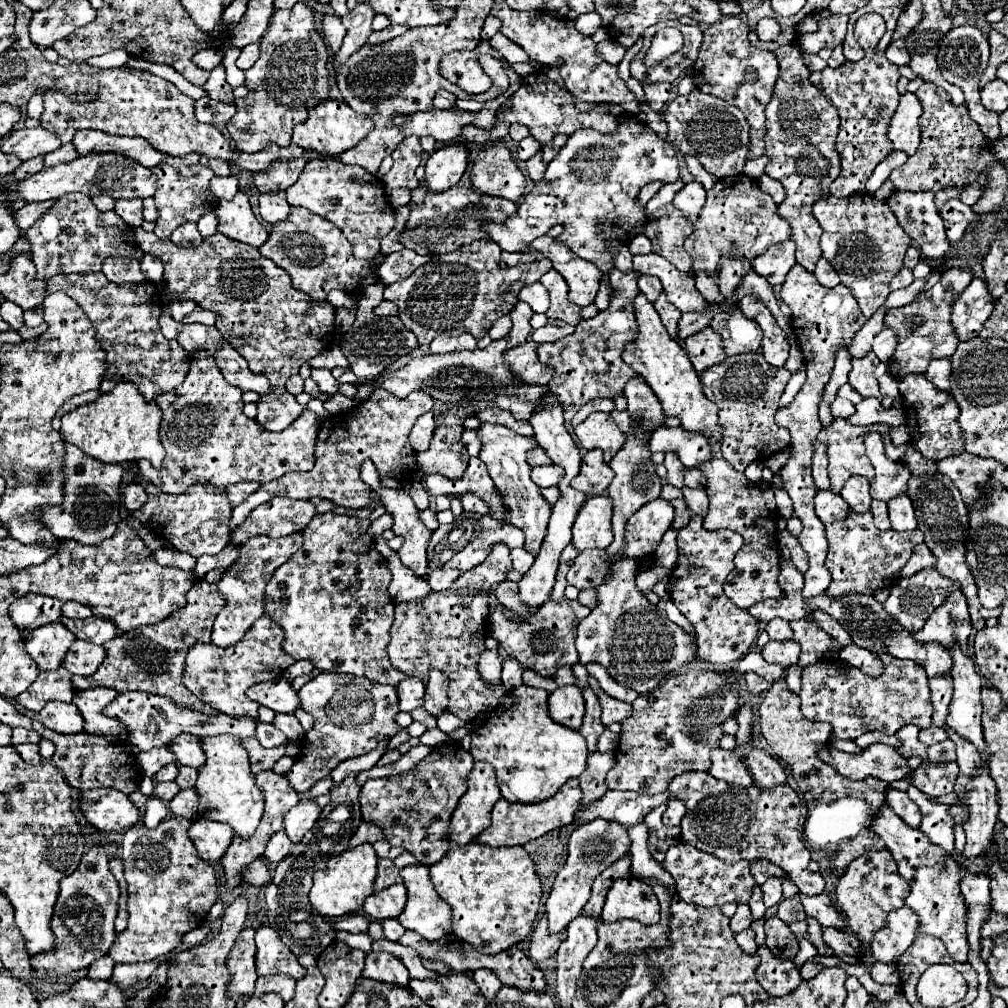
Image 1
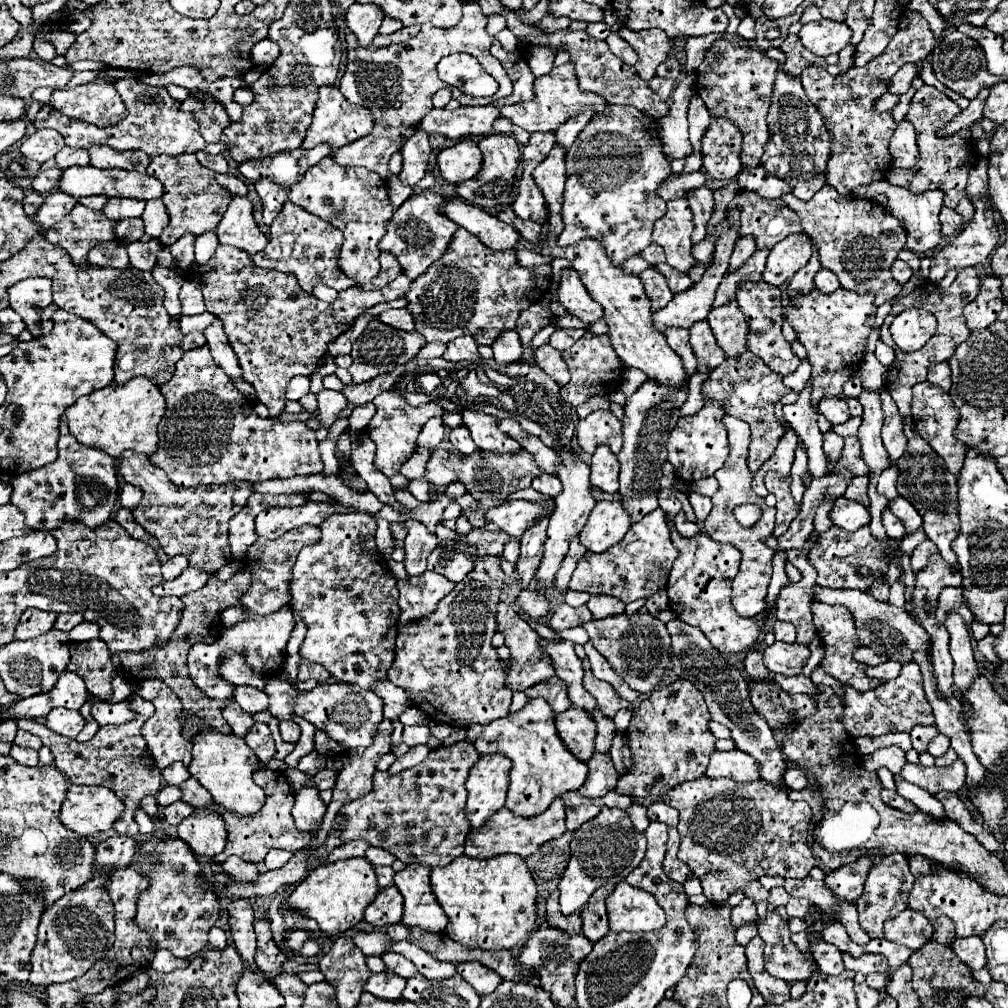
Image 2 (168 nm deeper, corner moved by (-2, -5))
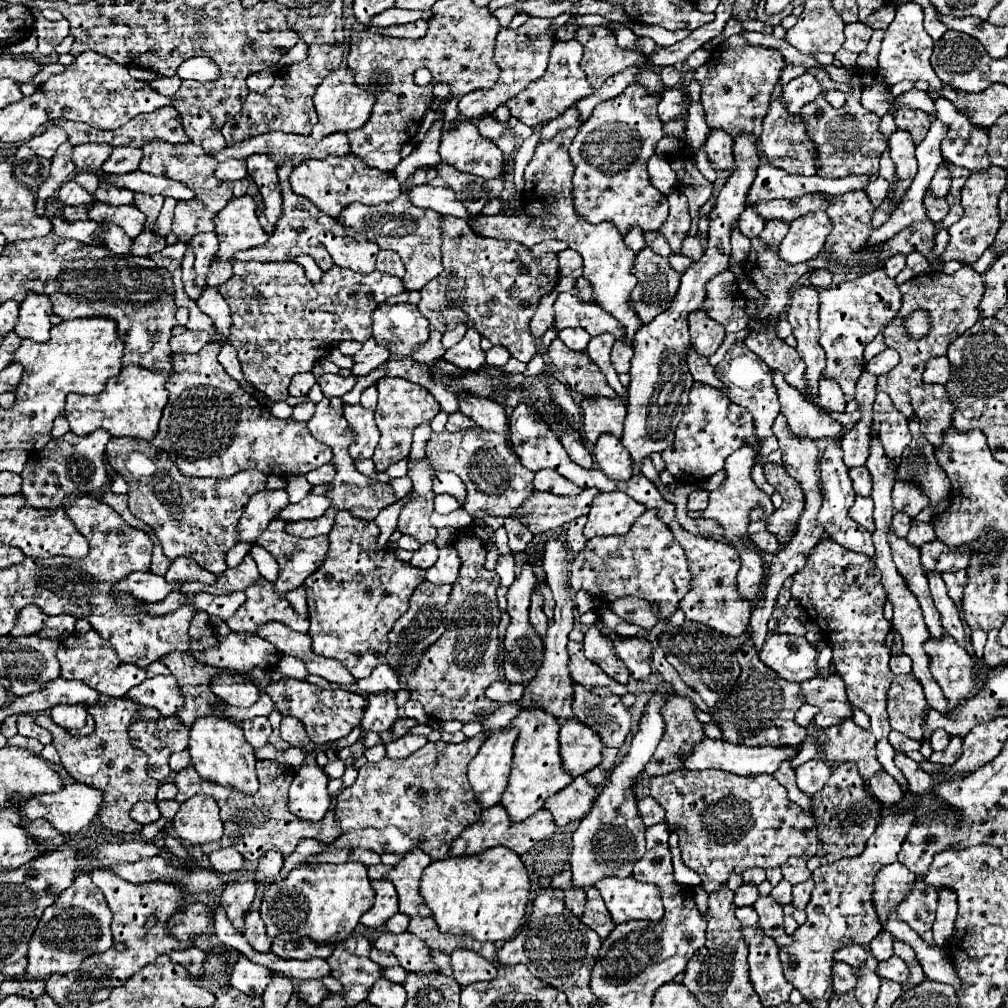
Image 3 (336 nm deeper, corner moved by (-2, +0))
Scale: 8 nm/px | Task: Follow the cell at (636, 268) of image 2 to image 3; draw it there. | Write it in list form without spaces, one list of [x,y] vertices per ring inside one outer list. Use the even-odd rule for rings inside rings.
[[[633,227],[633,229],[625,235],[625,245],[627,245],[631,251],[635,251],[635,253],[639,253],[641,249],[645,249],[647,245],[645,245],[645,239],[643,239],[643,231],[641,231],[639,227]]]

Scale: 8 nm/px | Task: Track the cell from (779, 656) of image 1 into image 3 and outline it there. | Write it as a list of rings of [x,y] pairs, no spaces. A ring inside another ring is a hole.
[[[773,633],[767,637],[759,659],[787,681],[805,681],[817,673],[817,649],[797,635]]]

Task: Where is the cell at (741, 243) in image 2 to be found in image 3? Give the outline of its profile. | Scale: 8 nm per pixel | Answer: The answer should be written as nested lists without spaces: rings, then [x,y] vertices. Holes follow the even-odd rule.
[[[747,207],[743,213],[741,213],[741,219],[739,219],[739,231],[749,237],[749,239],[755,239],[765,227],[765,221],[757,215],[757,211],[751,211],[751,207]]]

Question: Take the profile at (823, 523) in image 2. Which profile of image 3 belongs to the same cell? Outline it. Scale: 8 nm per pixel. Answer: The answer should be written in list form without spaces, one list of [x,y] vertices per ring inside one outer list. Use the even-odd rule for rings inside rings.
[[[833,441],[831,445],[827,445],[827,449],[823,451],[823,457],[819,461],[819,477],[821,477],[821,495],[823,495],[823,505],[817,513],[817,521],[823,525],[825,533],[839,545],[843,545],[845,549],[851,549],[851,551],[857,551],[857,553],[863,553],[863,555],[869,555],[873,557],[873,541],[871,541],[871,533],[865,531],[859,523],[851,521],[847,511],[849,507],[853,505],[853,499],[855,499],[855,491],[851,487],[851,479],[847,475],[847,467],[843,463],[843,451],[839,447],[837,441]]]

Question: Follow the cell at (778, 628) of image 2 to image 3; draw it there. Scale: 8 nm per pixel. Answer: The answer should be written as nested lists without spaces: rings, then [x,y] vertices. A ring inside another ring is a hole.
[[[781,617],[779,623],[777,623],[777,631],[779,633],[791,633],[791,635],[805,635],[805,627],[799,619],[793,619],[793,617]]]

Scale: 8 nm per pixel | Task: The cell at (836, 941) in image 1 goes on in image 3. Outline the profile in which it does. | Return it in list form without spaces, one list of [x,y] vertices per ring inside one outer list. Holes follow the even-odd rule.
[[[893,955],[893,957],[877,963],[877,975],[887,981],[903,983],[909,977],[909,971],[907,971],[903,959],[897,959],[897,955]]]

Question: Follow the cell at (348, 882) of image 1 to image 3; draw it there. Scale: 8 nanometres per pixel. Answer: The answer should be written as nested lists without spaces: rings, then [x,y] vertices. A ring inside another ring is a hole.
[[[347,861],[343,865],[301,865],[295,867],[287,879],[265,889],[261,903],[261,919],[267,925],[269,939],[281,933],[295,933],[297,937],[311,937],[315,943],[337,943],[345,939],[361,915],[373,905],[375,891],[367,877],[367,867]]]

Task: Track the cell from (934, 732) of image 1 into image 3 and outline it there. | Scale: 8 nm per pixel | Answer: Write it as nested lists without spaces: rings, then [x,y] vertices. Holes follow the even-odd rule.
[[[937,729],[933,735],[931,735],[931,747],[933,747],[933,751],[943,751],[945,747],[947,747],[947,743],[949,743],[949,733],[947,731],[943,731],[943,729]]]

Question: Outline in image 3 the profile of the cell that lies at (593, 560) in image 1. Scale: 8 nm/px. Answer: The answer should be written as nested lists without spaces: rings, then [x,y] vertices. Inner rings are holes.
[[[647,509],[627,535],[593,537],[587,541],[585,549],[573,561],[569,579],[575,591],[585,589],[603,603],[627,595],[659,603],[663,619],[677,609],[677,603],[691,587],[689,581],[691,573],[687,569],[685,551],[673,539],[669,527],[657,517],[655,509]]]

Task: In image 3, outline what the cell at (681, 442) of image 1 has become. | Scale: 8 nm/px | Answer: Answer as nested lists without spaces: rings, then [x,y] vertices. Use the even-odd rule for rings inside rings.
[[[693,383],[685,415],[675,431],[675,441],[661,455],[667,463],[667,471],[679,483],[699,483],[723,469],[725,459],[741,447],[741,443],[751,443],[753,449],[757,449],[757,439],[753,439],[753,417],[749,411],[731,403],[721,389],[709,387],[707,383]]]

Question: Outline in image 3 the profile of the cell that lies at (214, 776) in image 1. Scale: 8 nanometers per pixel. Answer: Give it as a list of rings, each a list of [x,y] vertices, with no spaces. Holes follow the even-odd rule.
[[[201,717],[193,723],[191,727],[191,737],[189,737],[189,753],[193,759],[195,771],[211,783],[223,785],[223,787],[233,787],[243,795],[255,795],[259,789],[257,773],[255,773],[255,749],[245,741],[243,729],[229,723],[227,719],[219,717]]]

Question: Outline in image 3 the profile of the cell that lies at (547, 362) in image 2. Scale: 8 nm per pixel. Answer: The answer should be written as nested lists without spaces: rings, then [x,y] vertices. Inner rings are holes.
[[[555,339],[547,355],[555,369],[565,377],[567,385],[573,391],[579,391],[583,395],[603,395],[609,399],[621,399],[609,385],[605,375],[599,371],[599,367],[587,357],[583,351],[571,351],[567,349],[559,339]]]

